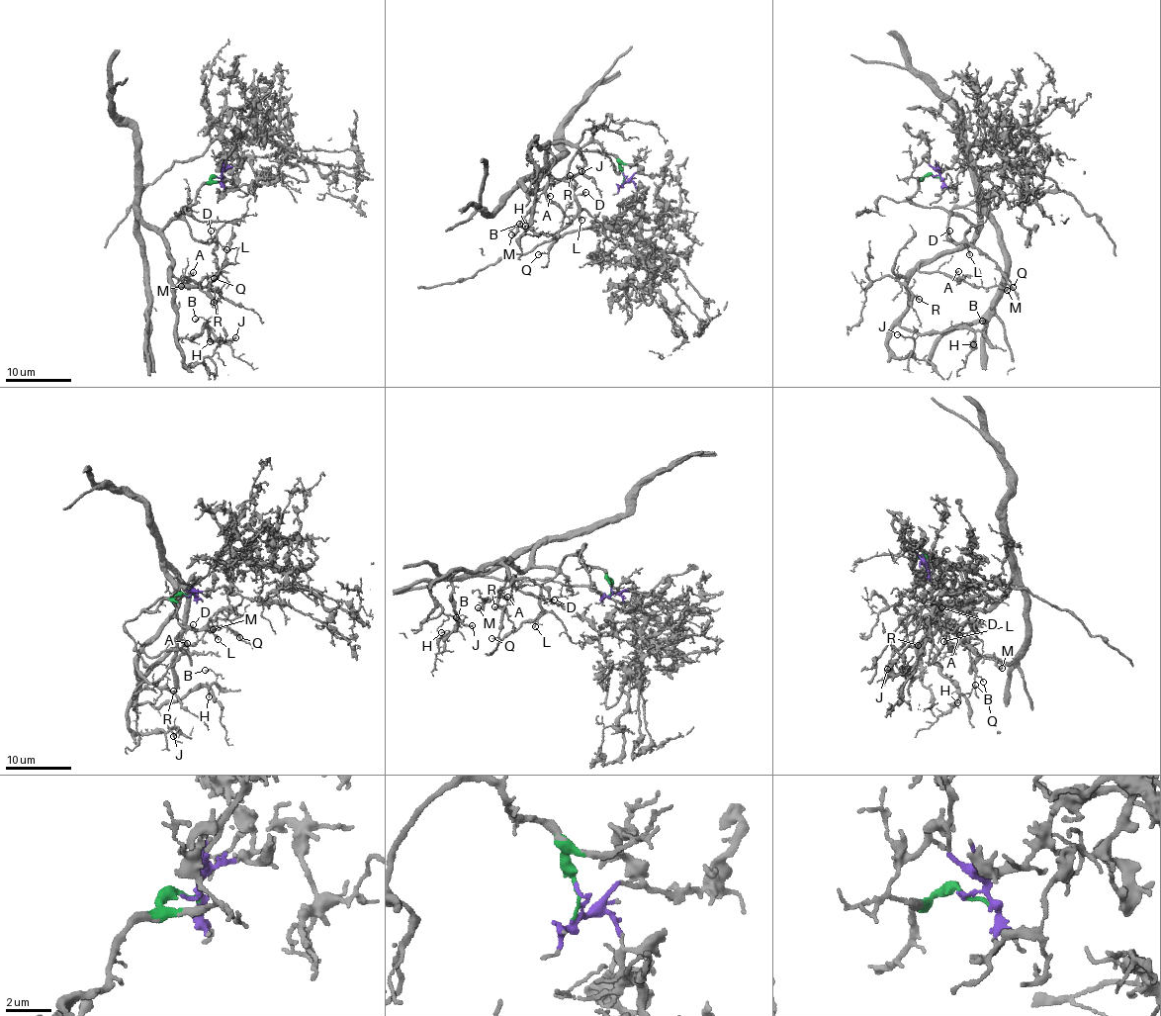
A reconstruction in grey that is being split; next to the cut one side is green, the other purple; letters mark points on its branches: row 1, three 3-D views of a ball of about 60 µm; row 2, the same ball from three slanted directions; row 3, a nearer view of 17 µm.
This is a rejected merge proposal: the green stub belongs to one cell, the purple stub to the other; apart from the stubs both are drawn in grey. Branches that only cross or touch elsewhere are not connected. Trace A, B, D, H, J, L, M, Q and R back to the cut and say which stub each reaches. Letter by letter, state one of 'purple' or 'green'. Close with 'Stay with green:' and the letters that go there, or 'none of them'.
A: green
B: green
D: green
H: green
J: green
L: green
M: green
Q: green
R: green
Stay with green: A, B, D, H, J, L, M, Q, R

